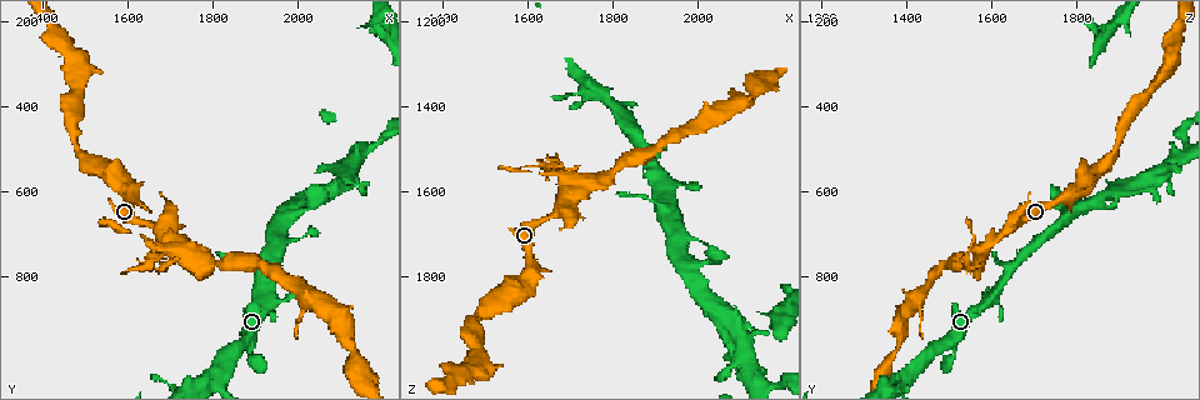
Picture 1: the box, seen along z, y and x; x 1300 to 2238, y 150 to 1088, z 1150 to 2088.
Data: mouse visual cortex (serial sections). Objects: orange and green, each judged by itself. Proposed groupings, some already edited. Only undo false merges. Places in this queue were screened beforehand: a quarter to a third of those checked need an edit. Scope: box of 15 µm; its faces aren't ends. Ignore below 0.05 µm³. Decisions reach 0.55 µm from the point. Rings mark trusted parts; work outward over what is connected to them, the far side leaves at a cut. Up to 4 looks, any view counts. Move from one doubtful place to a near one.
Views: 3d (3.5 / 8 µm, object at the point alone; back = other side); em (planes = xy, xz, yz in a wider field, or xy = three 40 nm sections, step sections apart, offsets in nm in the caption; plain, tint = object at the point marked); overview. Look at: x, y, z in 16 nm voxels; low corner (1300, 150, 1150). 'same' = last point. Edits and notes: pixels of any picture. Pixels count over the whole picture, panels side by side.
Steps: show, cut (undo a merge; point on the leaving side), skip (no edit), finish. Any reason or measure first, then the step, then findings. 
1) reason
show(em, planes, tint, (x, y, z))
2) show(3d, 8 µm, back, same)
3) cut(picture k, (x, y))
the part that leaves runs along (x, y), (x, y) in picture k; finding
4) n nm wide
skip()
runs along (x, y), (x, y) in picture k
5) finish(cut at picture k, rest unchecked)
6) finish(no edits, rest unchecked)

thin neck
show(3d, 3.5 µm, (1885, 990, 1505))

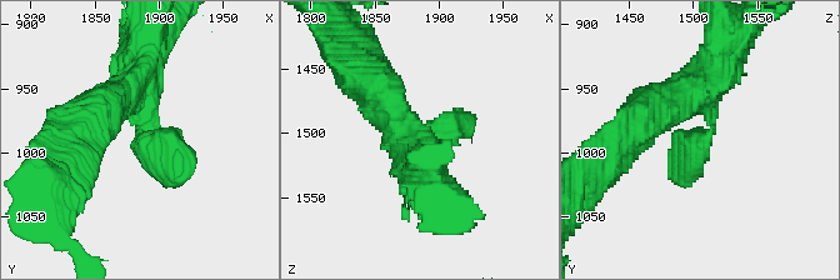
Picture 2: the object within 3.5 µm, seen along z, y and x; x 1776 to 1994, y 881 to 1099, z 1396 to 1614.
arms of 350, 450 nm
show(em, planes, tint, (1886, 986, 1512))

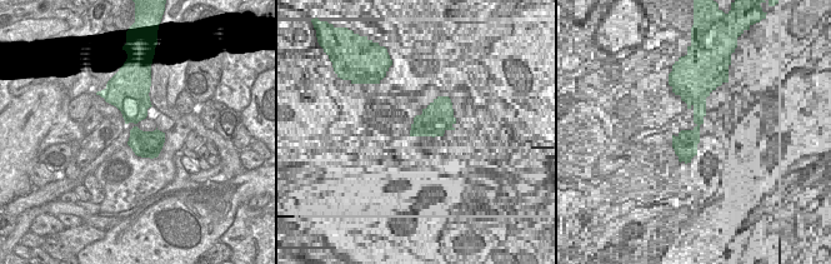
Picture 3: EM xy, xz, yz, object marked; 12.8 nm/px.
cut it another way
show(em, xy, step 1, tint, same)

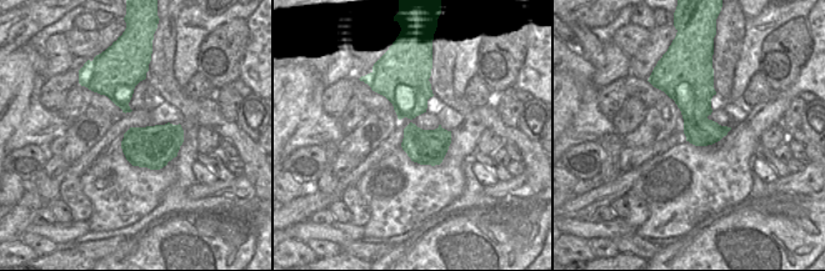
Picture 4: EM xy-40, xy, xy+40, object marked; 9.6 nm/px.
340 nm wide
skip()
runs along (724, 61), (704, 88), (710, 130), (675, 176) in picture 2; continuous, no second cell

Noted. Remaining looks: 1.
show(3d, 3.5 µm, back, (1670, 725, 1555))

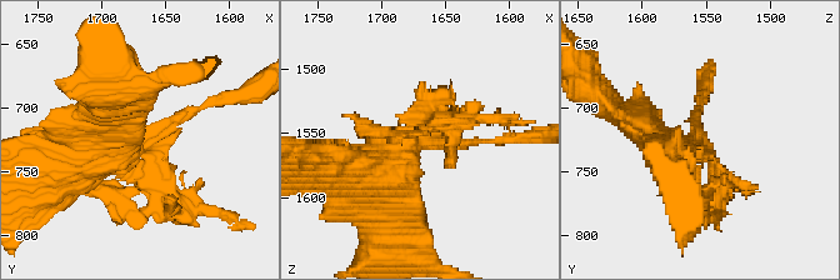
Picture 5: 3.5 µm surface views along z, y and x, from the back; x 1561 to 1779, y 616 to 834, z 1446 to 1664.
3 arms
skip()
runs along (640, 124), (708, 150), (714, 204) in picture 5; continuous, no second cell

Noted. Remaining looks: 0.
finish(no edits, rest unchecked)

